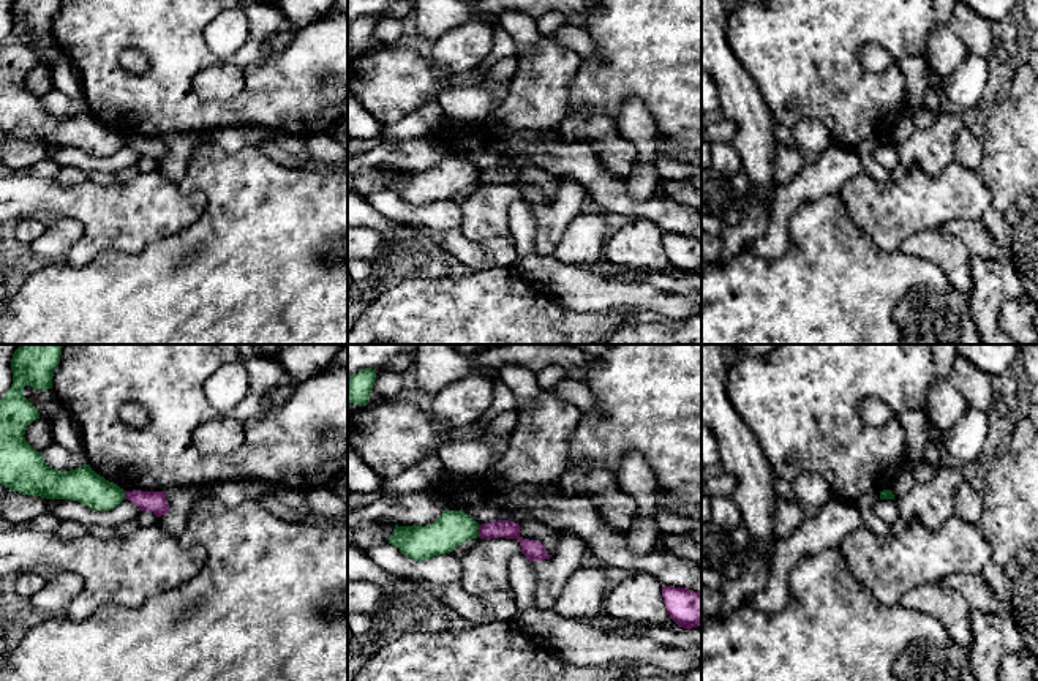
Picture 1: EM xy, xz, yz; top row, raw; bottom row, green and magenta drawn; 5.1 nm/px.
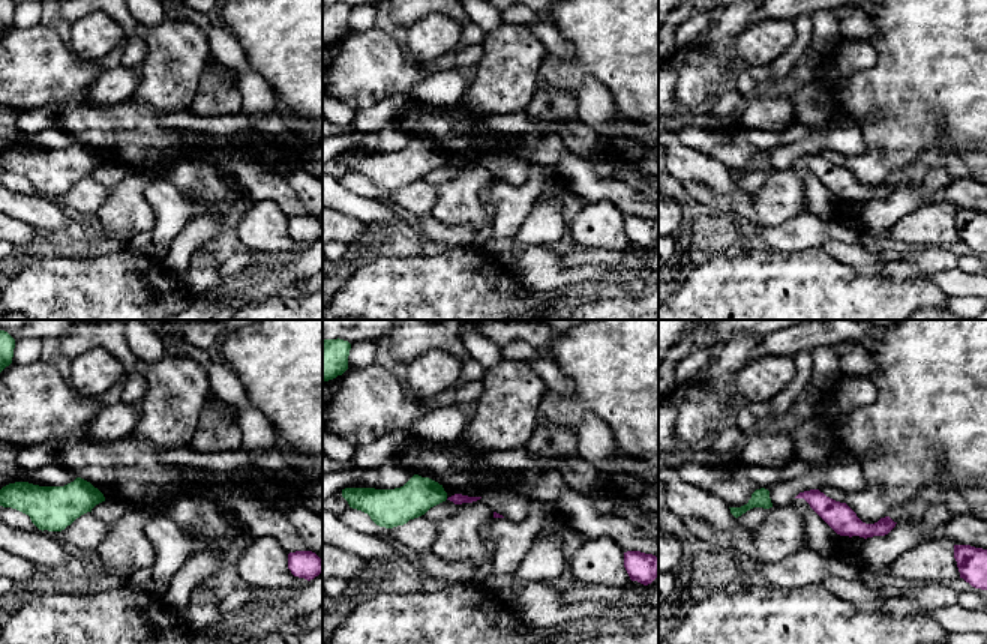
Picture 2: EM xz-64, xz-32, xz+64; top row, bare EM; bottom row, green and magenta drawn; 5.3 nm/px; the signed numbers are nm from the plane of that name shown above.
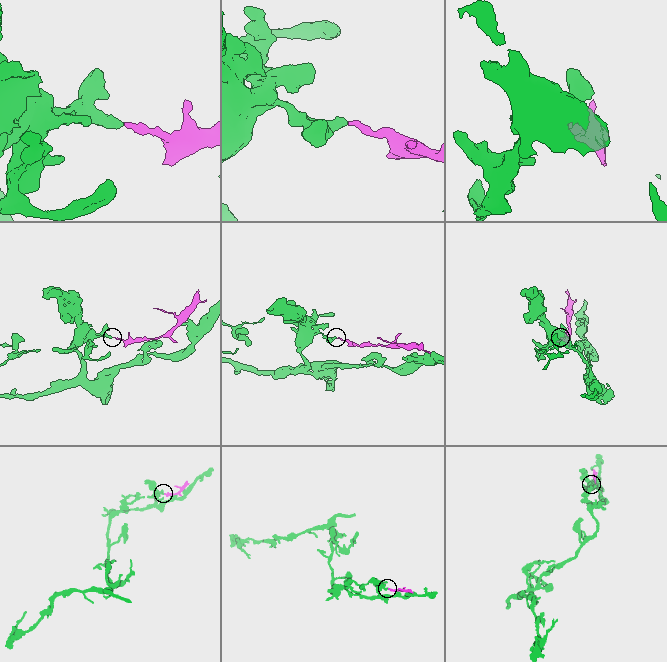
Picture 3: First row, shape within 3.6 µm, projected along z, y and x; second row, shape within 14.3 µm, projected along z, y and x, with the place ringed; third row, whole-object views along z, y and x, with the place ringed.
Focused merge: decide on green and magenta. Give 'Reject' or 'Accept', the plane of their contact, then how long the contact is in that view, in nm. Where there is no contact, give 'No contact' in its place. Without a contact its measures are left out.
Reject. Touches green in xz. Shared border 70 nm

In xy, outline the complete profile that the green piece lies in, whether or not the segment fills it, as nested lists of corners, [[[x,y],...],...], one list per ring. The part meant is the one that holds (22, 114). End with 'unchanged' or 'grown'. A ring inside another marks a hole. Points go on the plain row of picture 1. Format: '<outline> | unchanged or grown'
[[[13,0],[13,30],[0,46],[0,130],[22,141],[41,142],[46,145],[70,145],[87,152],[92,156],[111,156],[125,145],[125,136],[117,130],[96,120],[90,111],[71,117],[52,115],[24,84],[27,73],[39,65],[38,55],[24,43],[24,33],[35,36],[52,35],[54,16],[62,0]]] | unchanged

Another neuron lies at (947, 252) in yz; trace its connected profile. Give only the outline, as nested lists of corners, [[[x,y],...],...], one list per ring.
[[[940,228],[910,235],[901,250],[918,259],[935,262],[953,288],[968,295],[973,288],[968,248]]]

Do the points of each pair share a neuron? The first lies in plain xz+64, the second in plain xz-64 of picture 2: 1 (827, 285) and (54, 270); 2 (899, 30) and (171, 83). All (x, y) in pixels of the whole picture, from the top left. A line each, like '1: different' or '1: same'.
1: same
2: different

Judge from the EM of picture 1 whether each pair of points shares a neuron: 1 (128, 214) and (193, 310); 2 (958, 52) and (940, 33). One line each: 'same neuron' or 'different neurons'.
1: different neurons
2: same neuron

